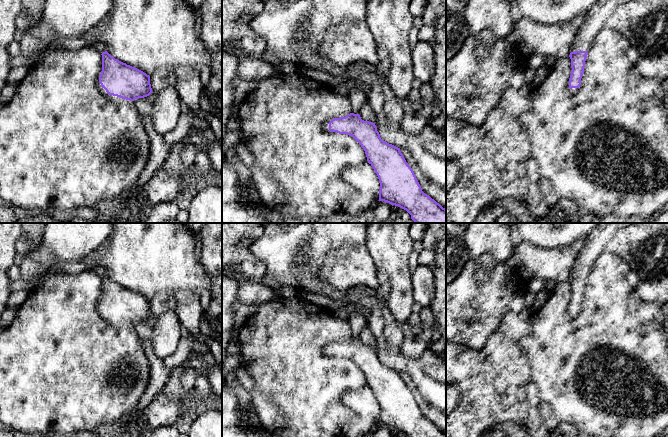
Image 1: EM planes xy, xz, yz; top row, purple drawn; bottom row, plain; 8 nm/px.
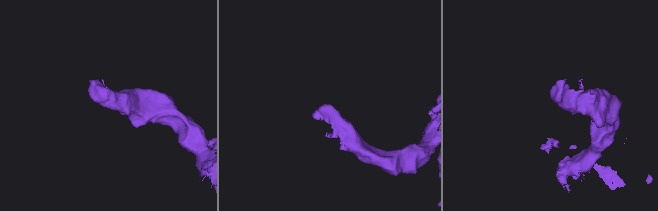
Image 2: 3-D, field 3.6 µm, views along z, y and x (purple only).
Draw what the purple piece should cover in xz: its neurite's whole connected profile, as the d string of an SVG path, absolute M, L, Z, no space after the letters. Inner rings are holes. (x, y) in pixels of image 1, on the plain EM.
M350 337L345 341L334 342L328 348L330 356L352 360L364 373L367 385L379 403L379 425L398 430L408 437L446 437L445 432L422 415L400 372L382 364L375 347L362 344L359 338Z

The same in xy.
M98 267L95 272L102 279L99 306L109 319L134 325L152 317L149 299L112 281L104 268Z

